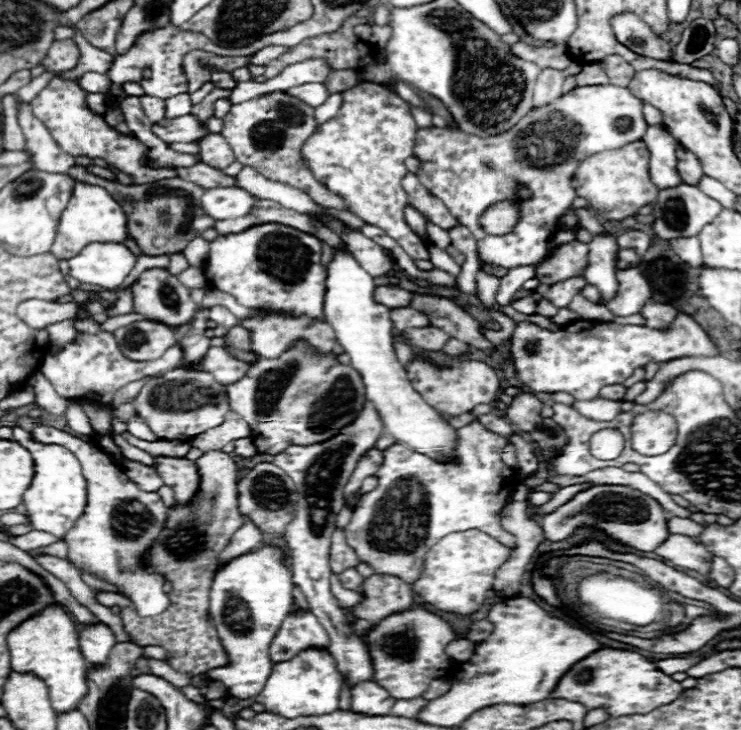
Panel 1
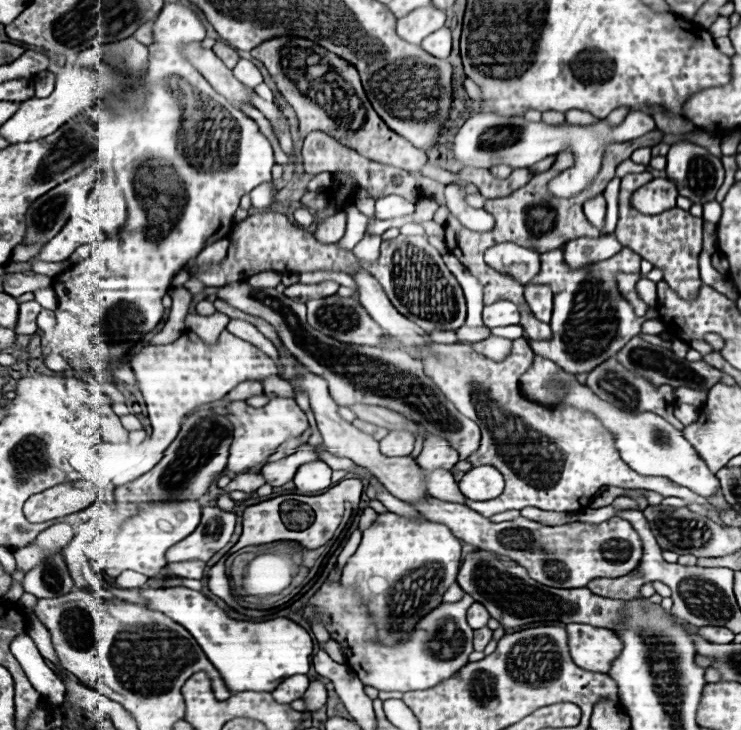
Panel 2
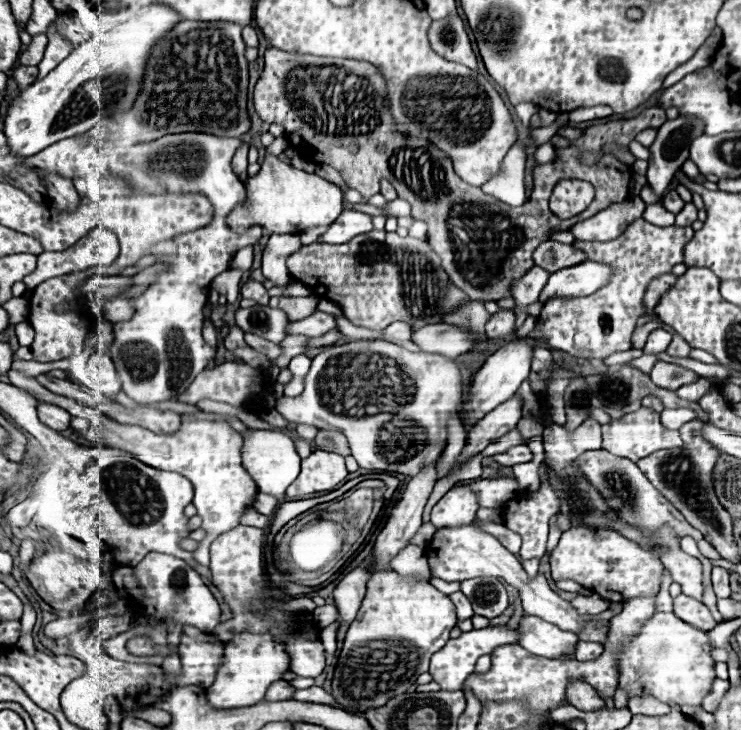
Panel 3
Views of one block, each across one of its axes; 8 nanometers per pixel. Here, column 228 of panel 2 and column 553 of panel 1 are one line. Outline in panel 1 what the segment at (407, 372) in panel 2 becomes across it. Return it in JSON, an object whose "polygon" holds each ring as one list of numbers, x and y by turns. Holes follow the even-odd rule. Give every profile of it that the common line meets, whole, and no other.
{"polygon":[[578,276,576,280,562,280,560,284,552,284,548,292,544,292,544,300,552,302,556,308,566,308,570,300,586,286,586,280]]}

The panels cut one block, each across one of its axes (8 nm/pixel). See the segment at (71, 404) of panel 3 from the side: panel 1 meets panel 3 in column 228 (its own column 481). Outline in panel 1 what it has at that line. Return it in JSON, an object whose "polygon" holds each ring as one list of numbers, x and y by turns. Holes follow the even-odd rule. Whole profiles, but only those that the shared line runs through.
{"polygon":[[478,420,458,428,458,438,460,458,448,464,438,464,398,442,384,450,384,462,376,472,380,484,360,498,346,526,348,546,354,548,358,558,372,566,376,574,398,576,406,584,412,584,420,578,424,556,432,544,450,532,468,528,488,532,508,548,516,546,516,538,502,530,500,524,506,498,516,488,516,484,512,484,512,470,500,458,508,440,484,430]]}

